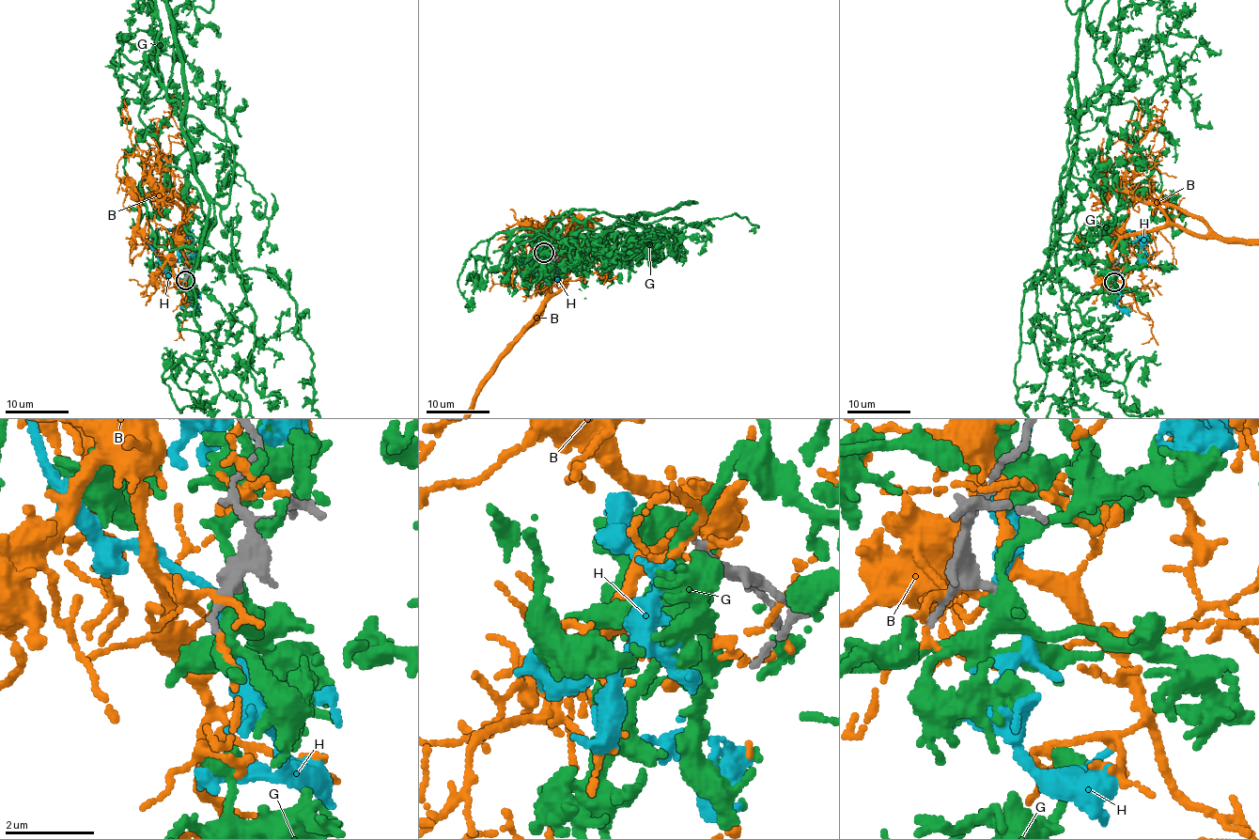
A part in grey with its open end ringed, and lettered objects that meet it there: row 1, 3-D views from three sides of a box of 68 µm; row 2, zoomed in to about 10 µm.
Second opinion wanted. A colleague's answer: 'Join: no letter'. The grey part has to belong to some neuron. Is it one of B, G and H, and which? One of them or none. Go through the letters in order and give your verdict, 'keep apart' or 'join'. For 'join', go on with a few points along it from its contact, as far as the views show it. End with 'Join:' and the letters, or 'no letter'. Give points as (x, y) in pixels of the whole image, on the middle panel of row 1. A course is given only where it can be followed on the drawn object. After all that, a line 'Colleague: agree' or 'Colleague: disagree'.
B: keep apart
G: keep apart
H: keep apart
Join: no letter
Colleague: agree

